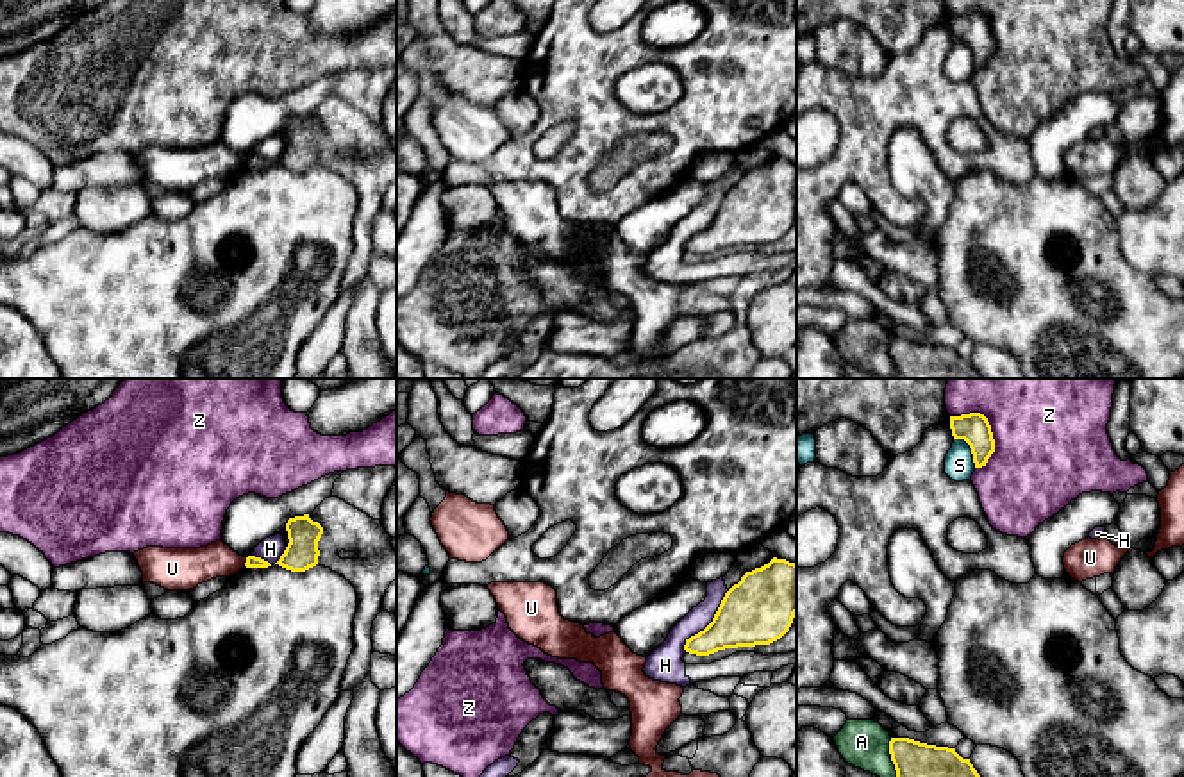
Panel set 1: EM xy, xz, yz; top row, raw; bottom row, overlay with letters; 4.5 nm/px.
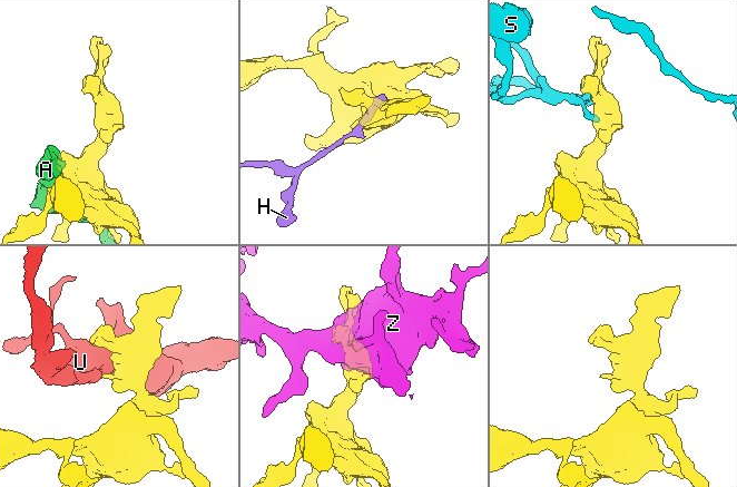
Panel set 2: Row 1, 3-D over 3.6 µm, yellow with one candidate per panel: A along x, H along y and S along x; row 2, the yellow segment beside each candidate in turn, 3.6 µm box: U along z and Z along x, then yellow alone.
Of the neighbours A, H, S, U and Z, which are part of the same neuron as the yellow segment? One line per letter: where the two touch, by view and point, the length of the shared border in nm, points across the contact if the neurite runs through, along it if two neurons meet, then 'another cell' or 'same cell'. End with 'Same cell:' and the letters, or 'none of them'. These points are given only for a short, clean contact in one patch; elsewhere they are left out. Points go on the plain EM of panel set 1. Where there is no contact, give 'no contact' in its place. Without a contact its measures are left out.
A: meets yellow in yz at (892, 358); contact 190 nm long; another cell
H: meets yellow in xz at (711, 222); contact 340 nm long; another cell
S: meets yellow in yz at (970, 47); contact 170 nm long; another cell
U: meets yellow in xy at (247, 161); contact 40 nm long; border along xy (247, 158), (243, 165); another cell
Z: meets yellow in yz at (990, 25); contact 280 nm long; another cell
Same cell: none of them

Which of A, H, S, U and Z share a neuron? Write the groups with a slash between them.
A / H / S / U / Z

